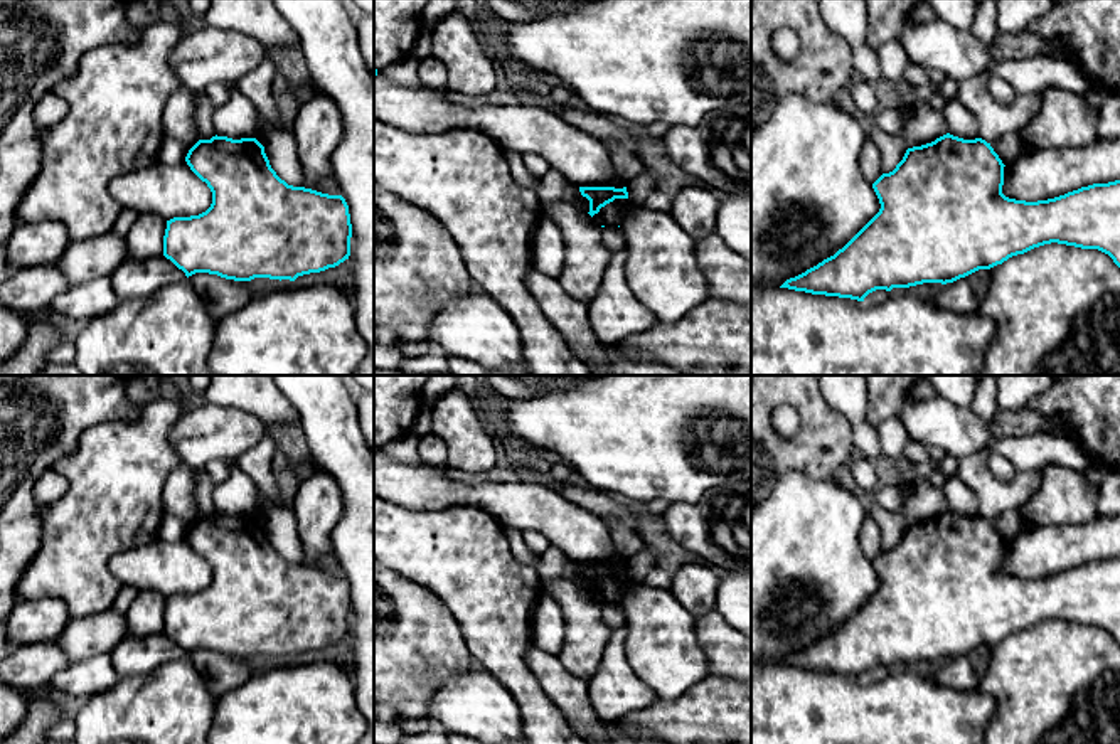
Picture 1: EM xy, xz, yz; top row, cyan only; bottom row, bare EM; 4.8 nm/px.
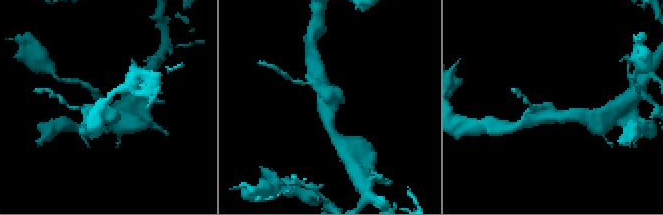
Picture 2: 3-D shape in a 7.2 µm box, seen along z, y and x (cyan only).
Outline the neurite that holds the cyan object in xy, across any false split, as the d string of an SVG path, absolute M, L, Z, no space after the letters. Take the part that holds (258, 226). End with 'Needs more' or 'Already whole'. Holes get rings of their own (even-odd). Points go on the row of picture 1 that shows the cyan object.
M216 135L199 140L185 162L212 192L212 204L205 212L167 221L163 256L187 278L209 273L234 281L295 281L349 259L352 224L345 199L288 185L271 168L264 146L256 138Z. Already whole

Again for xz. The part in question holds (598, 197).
M579 187L583 197L589 200L589 215L600 212L601 207L613 202L615 199L628 199L627 187L615 189L615 187Z. Already whole

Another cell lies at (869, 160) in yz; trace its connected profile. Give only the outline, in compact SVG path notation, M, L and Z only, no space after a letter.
M871 138L866 140L866 143L861 150L859 165L862 170L862 177L869 183L874 183L883 175L879 150Z

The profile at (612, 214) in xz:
M615 199L613 202L601 207L600 212L593 215L593 219L600 226L620 226L632 207L633 205L628 199Z

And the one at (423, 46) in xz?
M423 29L421 34L418 35L409 56L414 61L421 61L421 59L431 57L431 50L433 50L433 30Z

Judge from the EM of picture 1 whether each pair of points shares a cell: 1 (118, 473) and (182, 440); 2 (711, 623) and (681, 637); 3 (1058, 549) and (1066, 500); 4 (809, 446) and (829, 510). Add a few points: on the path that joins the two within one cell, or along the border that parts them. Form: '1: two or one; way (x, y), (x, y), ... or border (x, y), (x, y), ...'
1: two; border (182, 413), (170, 431), (170, 446), (181, 462)
2: two; border (694, 616), (694, 635), (709, 667)
3: two; border (1097, 514), (1083, 522), (1041, 526), (1026, 532)
4: two; border (832, 477), (810, 478), (785, 472), (778, 478)

